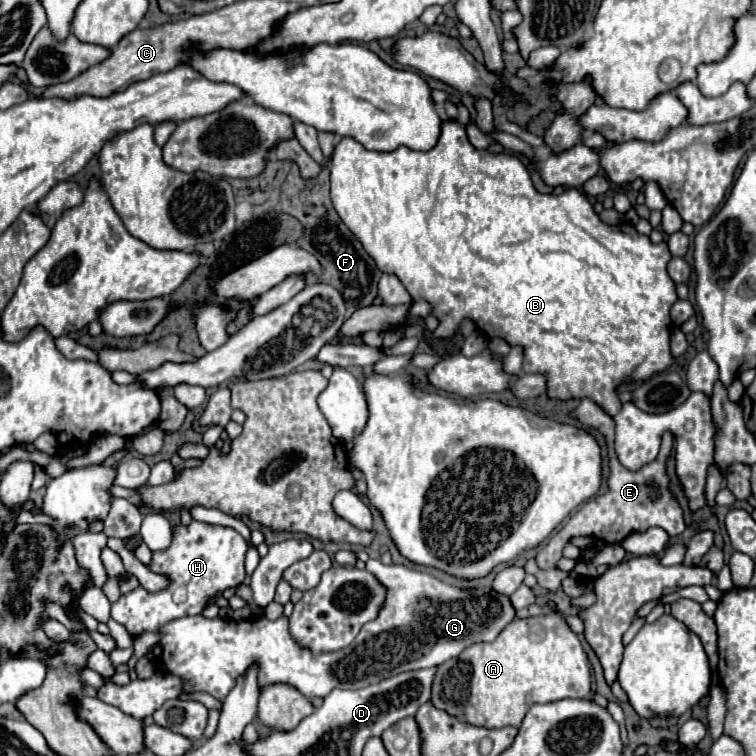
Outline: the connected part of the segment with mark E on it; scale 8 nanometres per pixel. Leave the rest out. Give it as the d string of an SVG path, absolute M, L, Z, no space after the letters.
M581 399L579 405L569 411L569 417L597 429L599 433L605 435L605 443L607 443L607 457L609 457L609 491L605 495L593 497L591 501L587 501L579 511L575 511L569 521L563 525L563 529L559 533L555 533L537 553L537 565L541 569L551 569L555 567L555 563L561 559L561 551L565 547L565 543L571 537L577 535L589 535L595 537L599 541L603 541L605 545L619 545L627 535L631 533L639 533L639 531L647 531L651 527L661 527L669 533L669 537L677 537L685 531L685 515L683 515L683 507L681 503L671 495L669 491L669 475L667 475L667 457L671 453L673 447L673 435L665 433L663 435L663 443L661 443L661 451L657 455L655 461L651 461L649 465L643 465L637 471L629 471L625 469L615 451L613 451L613 437L615 437L615 425L613 419L591 399Z

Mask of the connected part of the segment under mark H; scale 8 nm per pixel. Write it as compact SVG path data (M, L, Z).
M195 519L189 525L173 525L171 545L165 551L155 551L151 563L147 565L153 573L165 575L169 585L157 593L151 593L139 585L137 589L121 595L111 605L111 619L125 625L131 637L137 637L183 615L199 615L211 597L243 583L245 555L247 543L235 529L201 523Z

